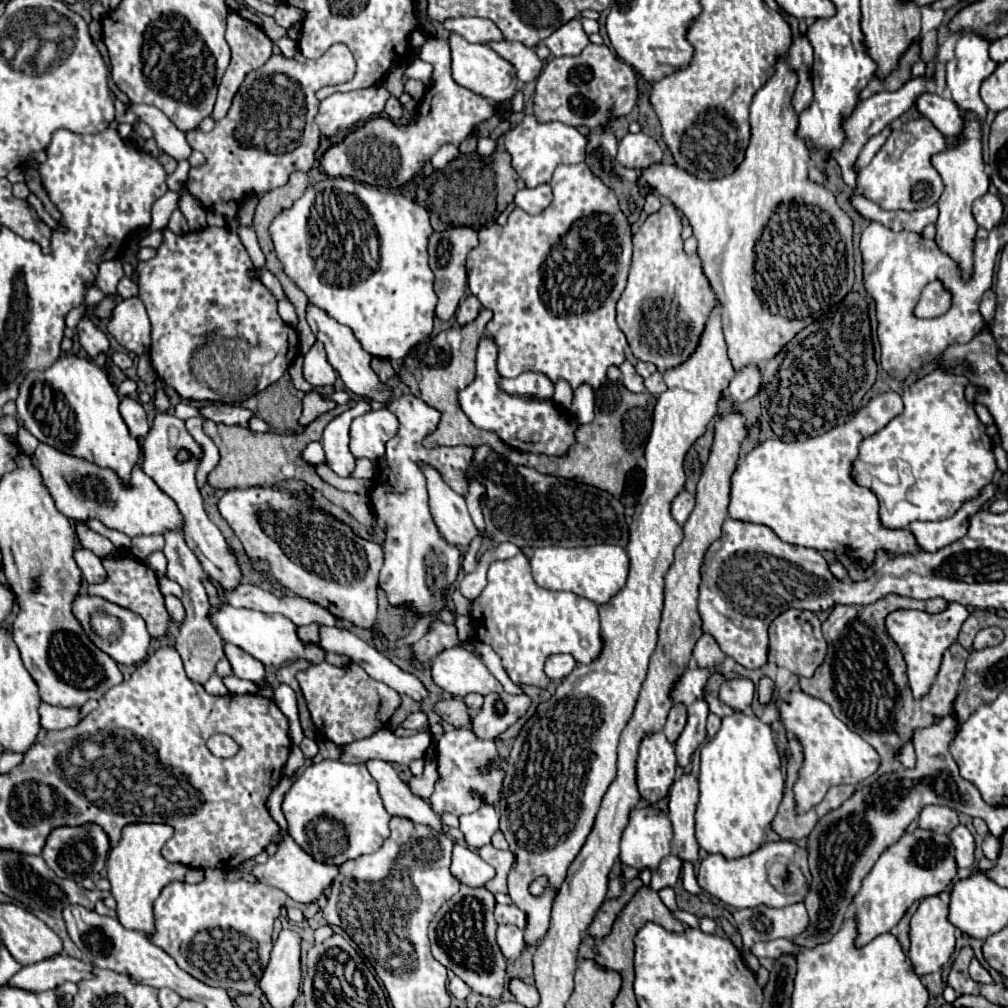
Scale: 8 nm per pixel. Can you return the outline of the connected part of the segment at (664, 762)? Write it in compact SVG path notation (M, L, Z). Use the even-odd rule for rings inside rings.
M663 733L645 737L637 757L637 787L647 803L659 803L667 797L675 781L677 759L673 745Z

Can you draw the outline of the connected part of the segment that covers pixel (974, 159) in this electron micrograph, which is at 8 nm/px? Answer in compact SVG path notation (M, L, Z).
M967 113L963 117L965 117L965 129L963 129L965 141L959 145L953 141L947 147L947 151L933 155L931 163L945 183L945 191L943 191L941 199L937 201L939 219L935 223L937 225L935 243L945 255L949 255L959 265L961 279L969 281L973 277L973 249L975 249L975 233L977 233L977 223L971 215L971 205L975 199L979 199L981 195L987 193L989 177L985 175L983 157L981 157L981 139L979 139L981 125L973 113Z

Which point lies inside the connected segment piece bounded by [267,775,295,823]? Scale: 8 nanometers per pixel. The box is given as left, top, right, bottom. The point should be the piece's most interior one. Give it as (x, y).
(276, 798)

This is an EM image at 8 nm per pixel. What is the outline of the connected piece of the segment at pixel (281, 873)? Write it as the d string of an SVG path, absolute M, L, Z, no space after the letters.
M291 837L283 839L283 843L277 847L277 853L273 857L269 857L267 863L255 865L253 861L247 861L247 863L239 865L239 869L253 873L265 885L285 891L297 903L313 903L319 895L323 895L323 891L331 885L331 881L339 873L339 865L329 865L329 863L321 863L321 861L313 859L309 853L301 851L301 847L297 847L297 843L293 843Z

